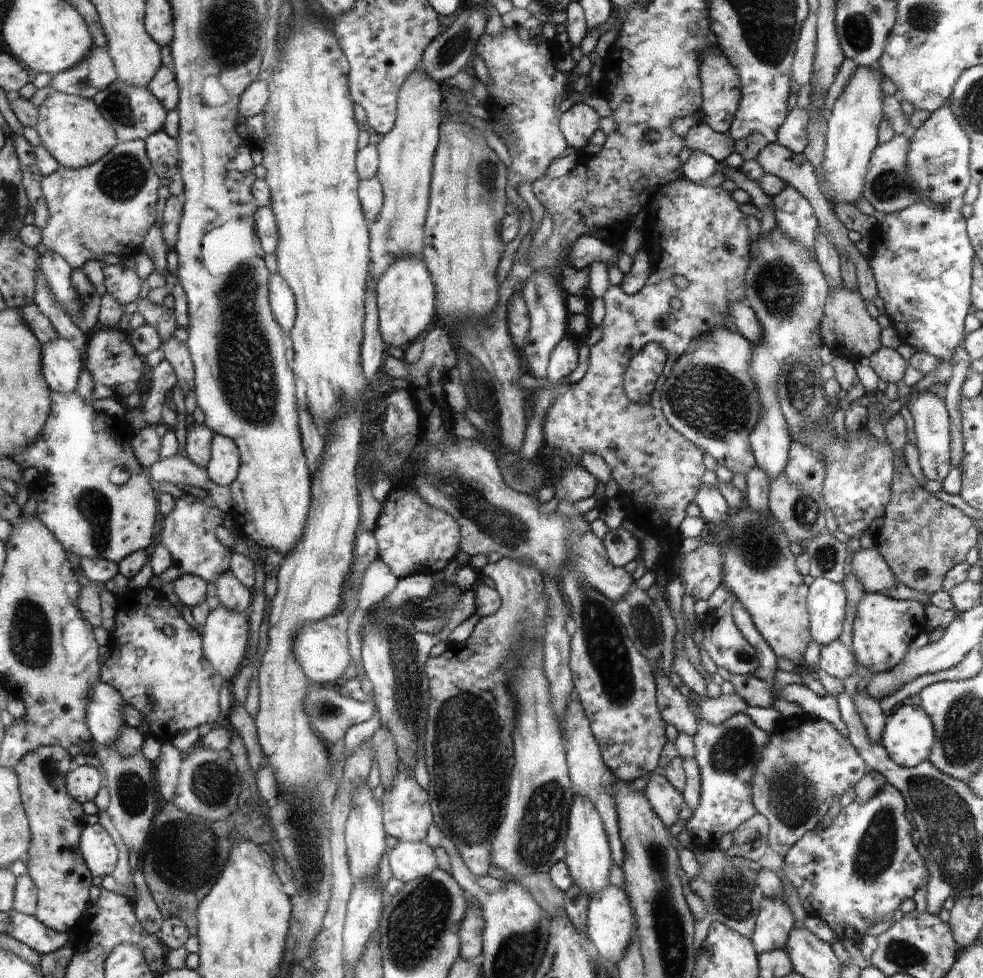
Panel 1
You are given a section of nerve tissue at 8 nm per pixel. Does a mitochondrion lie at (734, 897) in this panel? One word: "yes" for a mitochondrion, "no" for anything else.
yes

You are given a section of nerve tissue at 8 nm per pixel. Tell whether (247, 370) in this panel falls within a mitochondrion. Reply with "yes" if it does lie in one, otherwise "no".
yes

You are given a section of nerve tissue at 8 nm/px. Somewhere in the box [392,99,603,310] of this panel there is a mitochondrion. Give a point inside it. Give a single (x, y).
(486, 171)

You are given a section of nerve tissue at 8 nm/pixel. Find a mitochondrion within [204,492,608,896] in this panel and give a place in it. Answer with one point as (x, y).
(469, 744)

